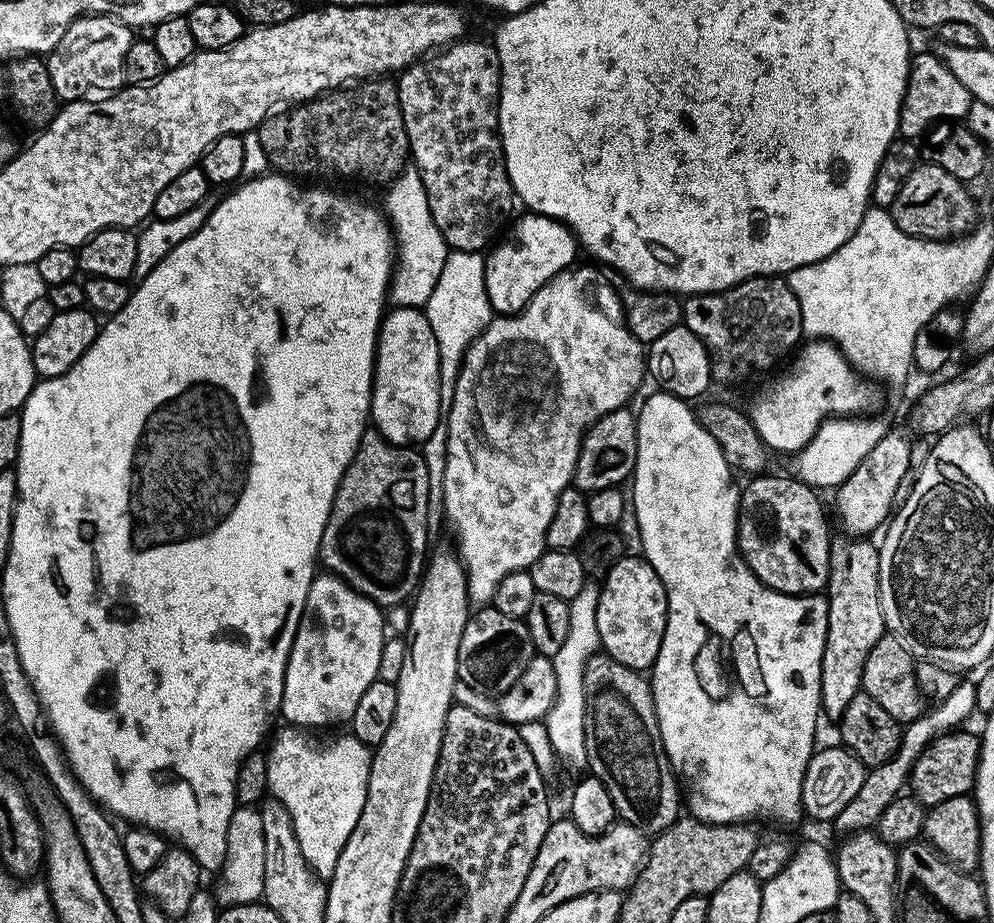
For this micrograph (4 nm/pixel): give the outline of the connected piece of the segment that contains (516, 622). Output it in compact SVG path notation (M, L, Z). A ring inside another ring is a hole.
M491 606L481 607L469 615L466 626L462 630L462 642L458 642L458 670L456 679L461 685L473 688L476 692L481 692L484 696L499 698L526 670L526 666L531 662L534 655L532 639L528 633L527 623L521 618L510 618L510 614L502 614L502 610Z

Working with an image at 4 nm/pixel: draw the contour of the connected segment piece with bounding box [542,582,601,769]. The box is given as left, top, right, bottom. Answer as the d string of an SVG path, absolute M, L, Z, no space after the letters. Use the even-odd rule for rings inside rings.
M585 583L578 598L570 601L570 631L566 634L566 642L562 642L558 654L552 656L554 674L558 678L558 690L554 698L554 706L543 718L542 727L548 735L548 744L568 764L583 769L588 763L586 742L584 741L584 719L586 718L586 694L584 693L584 671L592 656L601 651L598 634L598 618L596 607L600 597L600 588L595 583Z

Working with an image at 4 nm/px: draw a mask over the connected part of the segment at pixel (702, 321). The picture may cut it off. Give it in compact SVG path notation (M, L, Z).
M755 276L727 291L689 296L682 304L682 324L707 348L708 358L712 361L712 378L716 382L736 380L739 376L748 376L751 372L764 372L767 368L774 367L784 355L787 357L801 343L804 336L800 303L794 290L790 290L787 279L780 276Z

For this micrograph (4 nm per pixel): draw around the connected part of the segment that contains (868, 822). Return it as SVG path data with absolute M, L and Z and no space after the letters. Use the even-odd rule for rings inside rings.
M961 679L956 685L954 694L950 694L950 698L929 707L924 715L907 725L903 729L896 753L867 773L865 782L859 787L858 794L855 794L854 798L846 803L846 806L842 806L841 812L837 814L834 826L840 831L840 834L863 832L875 826L882 810L886 810L886 806L890 806L890 802L894 802L894 798L905 791L912 775L912 767L917 758L928 749L929 744L944 735L945 732L959 729L963 725L960 723L975 712L976 685L971 679L969 681Z

